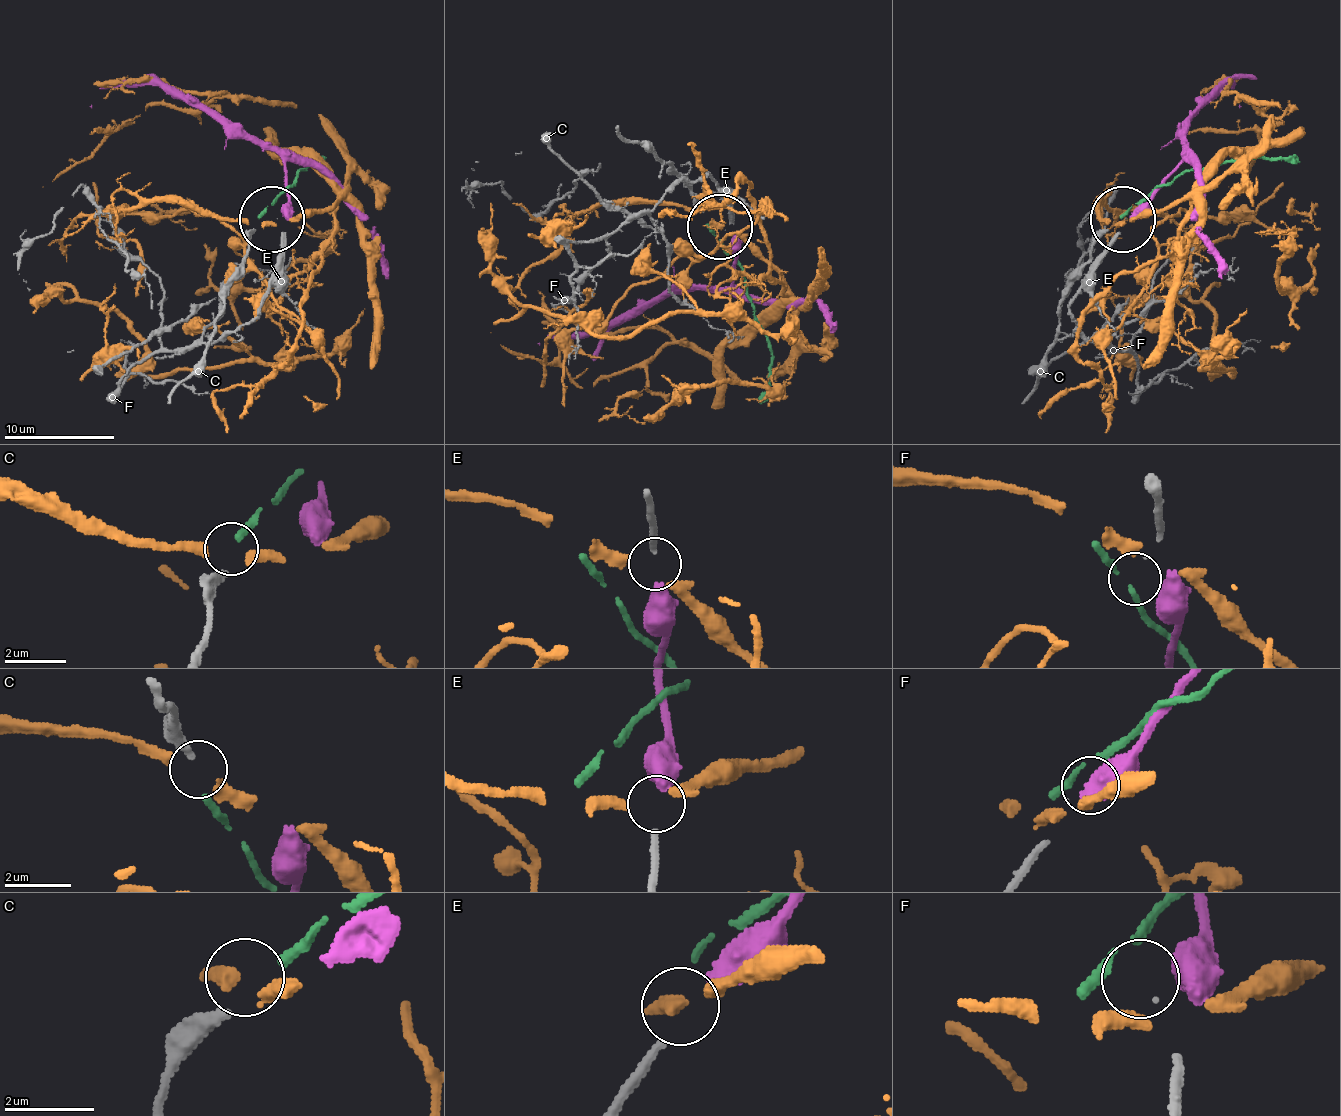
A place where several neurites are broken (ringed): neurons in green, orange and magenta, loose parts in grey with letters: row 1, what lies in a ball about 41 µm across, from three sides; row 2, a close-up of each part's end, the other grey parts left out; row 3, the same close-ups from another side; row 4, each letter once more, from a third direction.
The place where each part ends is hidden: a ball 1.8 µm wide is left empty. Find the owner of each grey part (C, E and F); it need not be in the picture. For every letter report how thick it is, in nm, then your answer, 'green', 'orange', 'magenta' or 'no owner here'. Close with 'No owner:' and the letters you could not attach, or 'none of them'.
C: 320 nm thick; green
E: 200 nm thick; magenta
F: 20 nm thick; no owner here
No owner: F

